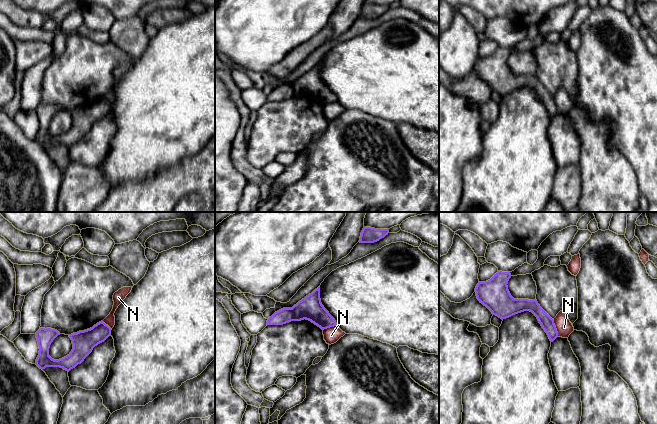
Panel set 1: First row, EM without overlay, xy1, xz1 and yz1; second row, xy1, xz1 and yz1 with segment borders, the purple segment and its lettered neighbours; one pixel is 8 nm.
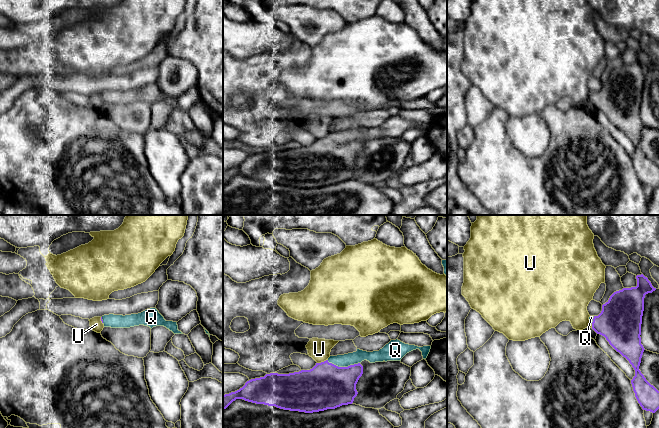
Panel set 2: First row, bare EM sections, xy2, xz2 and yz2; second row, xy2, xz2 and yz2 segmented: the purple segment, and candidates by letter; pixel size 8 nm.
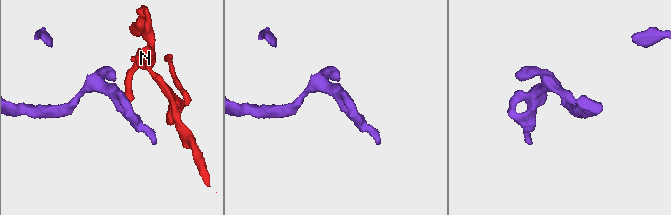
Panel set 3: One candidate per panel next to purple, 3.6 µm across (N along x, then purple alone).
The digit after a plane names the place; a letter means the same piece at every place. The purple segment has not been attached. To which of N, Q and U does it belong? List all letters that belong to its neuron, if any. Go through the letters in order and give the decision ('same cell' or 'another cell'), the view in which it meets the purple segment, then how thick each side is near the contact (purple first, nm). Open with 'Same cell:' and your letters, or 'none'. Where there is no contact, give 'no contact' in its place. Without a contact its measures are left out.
Same cell: Q
N: another cell | yz1 | 110/130 nm
Q: same cell | xz2 | 360/100 nm
U: another cell | xz2 | 360/180 nm

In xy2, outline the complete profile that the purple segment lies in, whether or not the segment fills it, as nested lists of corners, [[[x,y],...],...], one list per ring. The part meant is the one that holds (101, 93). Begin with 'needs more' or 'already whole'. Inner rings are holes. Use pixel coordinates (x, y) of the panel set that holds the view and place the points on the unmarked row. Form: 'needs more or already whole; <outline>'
needs more; [[[156,84],[147,85],[138,90],[131,91],[104,91],[101,93],[104,103],[111,104],[130,104],[144,101],[151,105],[156,102],[164,102],[174,110],[183,110],[178,106],[177,98],[166,97]]]

